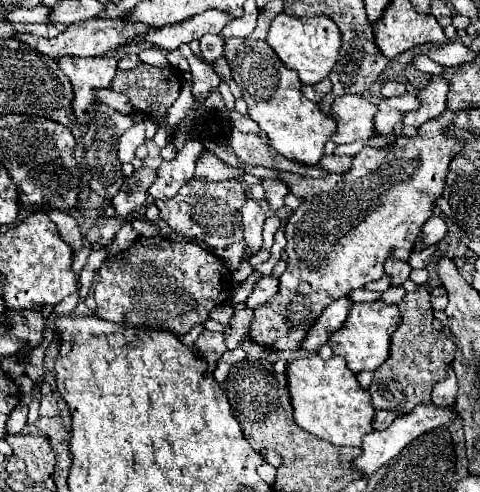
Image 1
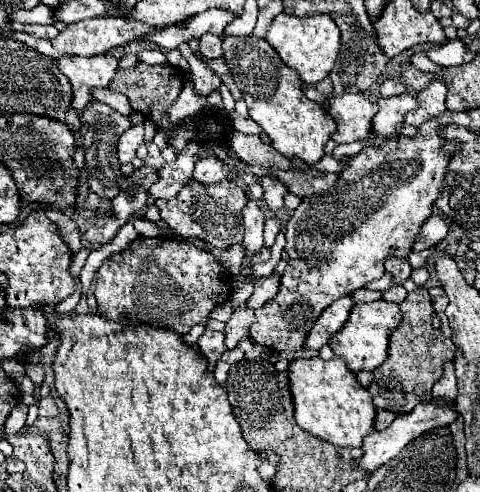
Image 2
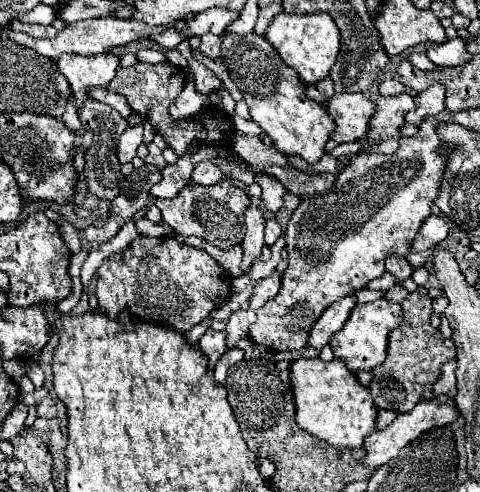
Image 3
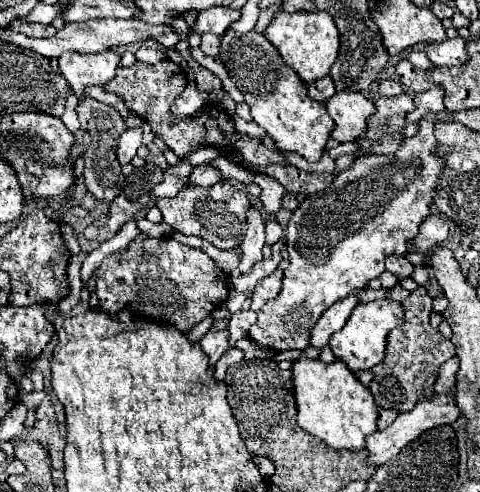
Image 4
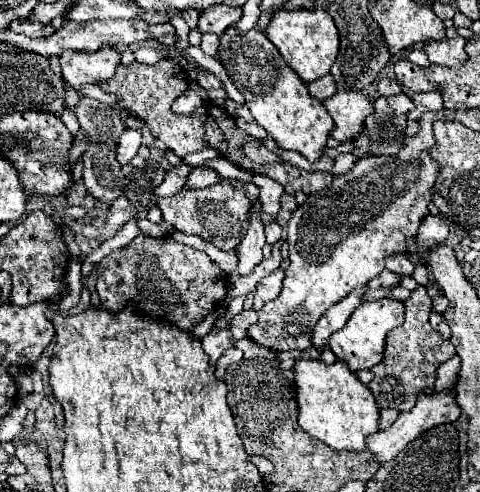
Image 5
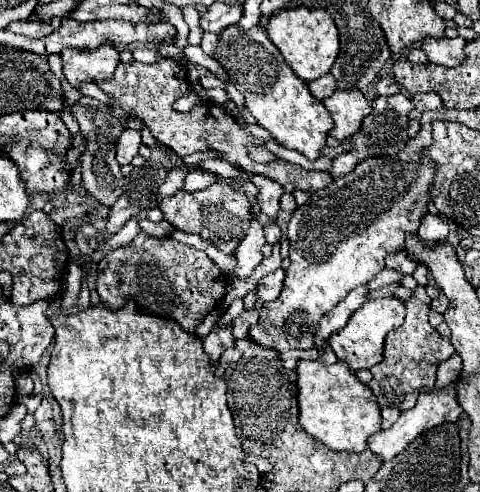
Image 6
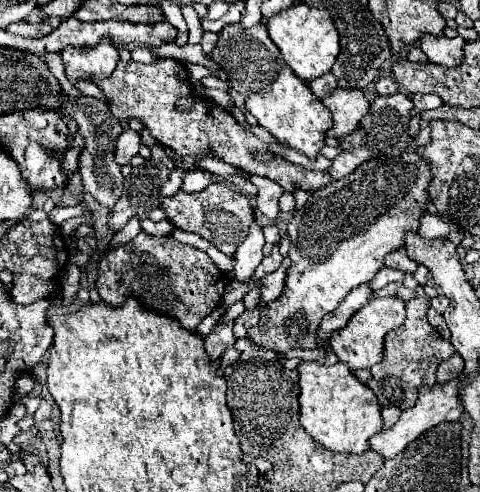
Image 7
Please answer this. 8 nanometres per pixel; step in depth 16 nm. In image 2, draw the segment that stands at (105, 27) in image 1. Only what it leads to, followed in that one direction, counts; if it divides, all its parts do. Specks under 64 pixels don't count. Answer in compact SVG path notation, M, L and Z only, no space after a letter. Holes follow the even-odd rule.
M92 18L92 20L82 20L76 24L70 24L64 32L60 32L56 38L48 40L48 38L36 38L30 34L22 34L22 32L14 32L10 34L10 38L34 48L36 52L50 56L50 58L60 58L62 54L74 54L74 56L98 56L98 54L108 54L110 50L114 50L116 46L124 46L126 42L132 42L134 38L142 38L148 32L158 30L158 28L148 28L148 24L140 24L140 22L130 22L124 18Z

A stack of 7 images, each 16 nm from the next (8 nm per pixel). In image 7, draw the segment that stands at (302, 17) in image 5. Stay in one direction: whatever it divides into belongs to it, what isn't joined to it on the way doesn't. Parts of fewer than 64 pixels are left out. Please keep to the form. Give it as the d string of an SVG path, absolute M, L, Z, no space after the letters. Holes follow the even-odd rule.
M306 4L292 6L292 8L272 16L266 24L266 30L268 30L270 40L282 52L284 62L304 82L310 82L310 80L330 72L330 68L336 62L336 56L340 52L340 38L338 38L334 20L332 20L332 16L328 16L328 12L324 12L324 8L308 8Z

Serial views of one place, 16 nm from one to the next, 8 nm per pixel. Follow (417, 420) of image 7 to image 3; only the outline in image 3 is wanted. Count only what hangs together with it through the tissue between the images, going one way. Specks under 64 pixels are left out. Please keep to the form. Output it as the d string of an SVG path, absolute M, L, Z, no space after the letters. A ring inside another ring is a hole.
M440 396L440 398L434 398L434 400L422 400L420 404L416 404L416 408L412 412L406 412L406 414L398 414L396 420L382 432L372 432L370 436L364 438L364 450L366 450L366 456L362 458L360 464L364 464L364 468L370 468L370 470L376 470L380 468L382 464L386 464L388 460L392 460L394 456L398 456L398 452L412 440L416 440L422 432L428 432L432 428L438 428L438 426L446 426L446 424L452 424L454 420L458 418L458 410L454 406L454 400L448 400L446 396Z

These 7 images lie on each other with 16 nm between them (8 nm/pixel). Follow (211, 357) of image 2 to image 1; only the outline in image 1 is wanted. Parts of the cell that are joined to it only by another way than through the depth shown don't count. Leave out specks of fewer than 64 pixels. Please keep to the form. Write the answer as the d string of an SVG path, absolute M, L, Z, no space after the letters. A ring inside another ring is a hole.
M204 330L198 336L198 340L194 342L194 350L196 350L198 358L206 360L208 372L212 372L216 368L216 362L220 360L220 356L226 352L224 334L222 332L208 332L208 330Z

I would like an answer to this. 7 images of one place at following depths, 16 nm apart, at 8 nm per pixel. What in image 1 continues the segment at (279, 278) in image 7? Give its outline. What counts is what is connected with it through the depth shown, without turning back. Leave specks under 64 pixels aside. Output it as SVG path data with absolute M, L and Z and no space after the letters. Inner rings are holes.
M264 276L264 278L260 278L260 280L254 284L252 294L244 300L246 308L256 308L256 306L264 304L266 300L270 300L270 298L276 294L276 288L278 288L278 278L274 278L274 276Z

